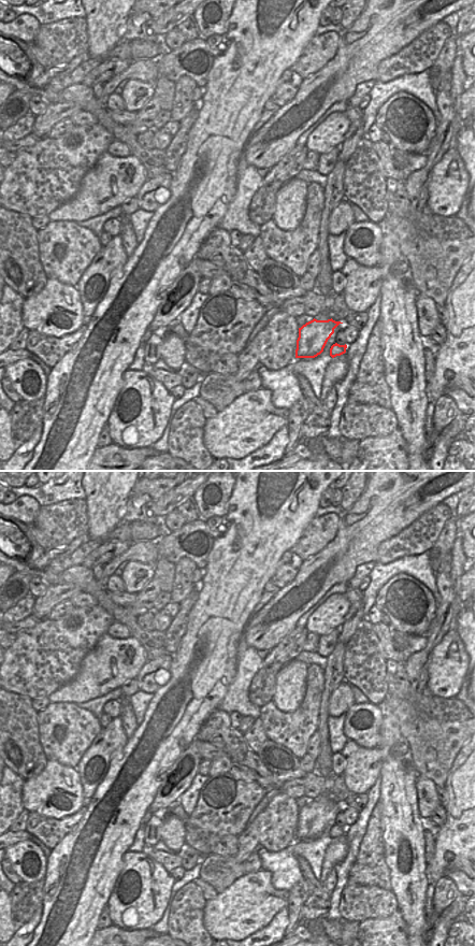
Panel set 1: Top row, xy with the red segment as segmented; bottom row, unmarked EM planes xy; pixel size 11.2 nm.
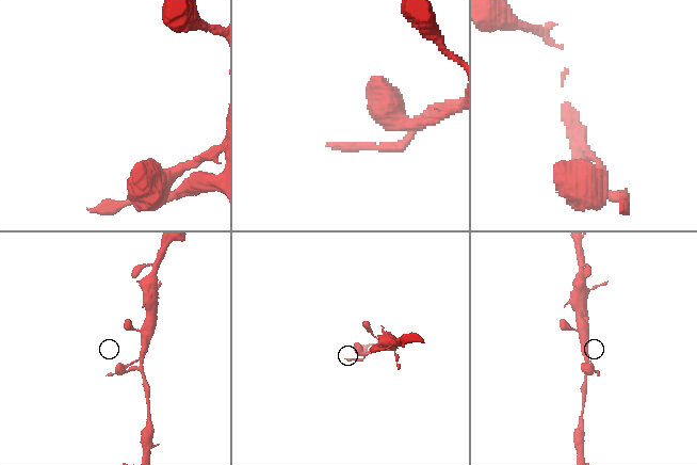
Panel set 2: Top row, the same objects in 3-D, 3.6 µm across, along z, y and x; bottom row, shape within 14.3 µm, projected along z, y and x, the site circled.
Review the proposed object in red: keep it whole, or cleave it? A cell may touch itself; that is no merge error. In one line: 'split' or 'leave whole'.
leave whole

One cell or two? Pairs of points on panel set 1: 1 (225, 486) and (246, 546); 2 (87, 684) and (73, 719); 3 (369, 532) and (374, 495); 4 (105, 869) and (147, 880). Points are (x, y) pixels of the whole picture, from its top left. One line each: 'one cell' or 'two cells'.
1: two cells
2: two cells
3: one cell
4: two cells

